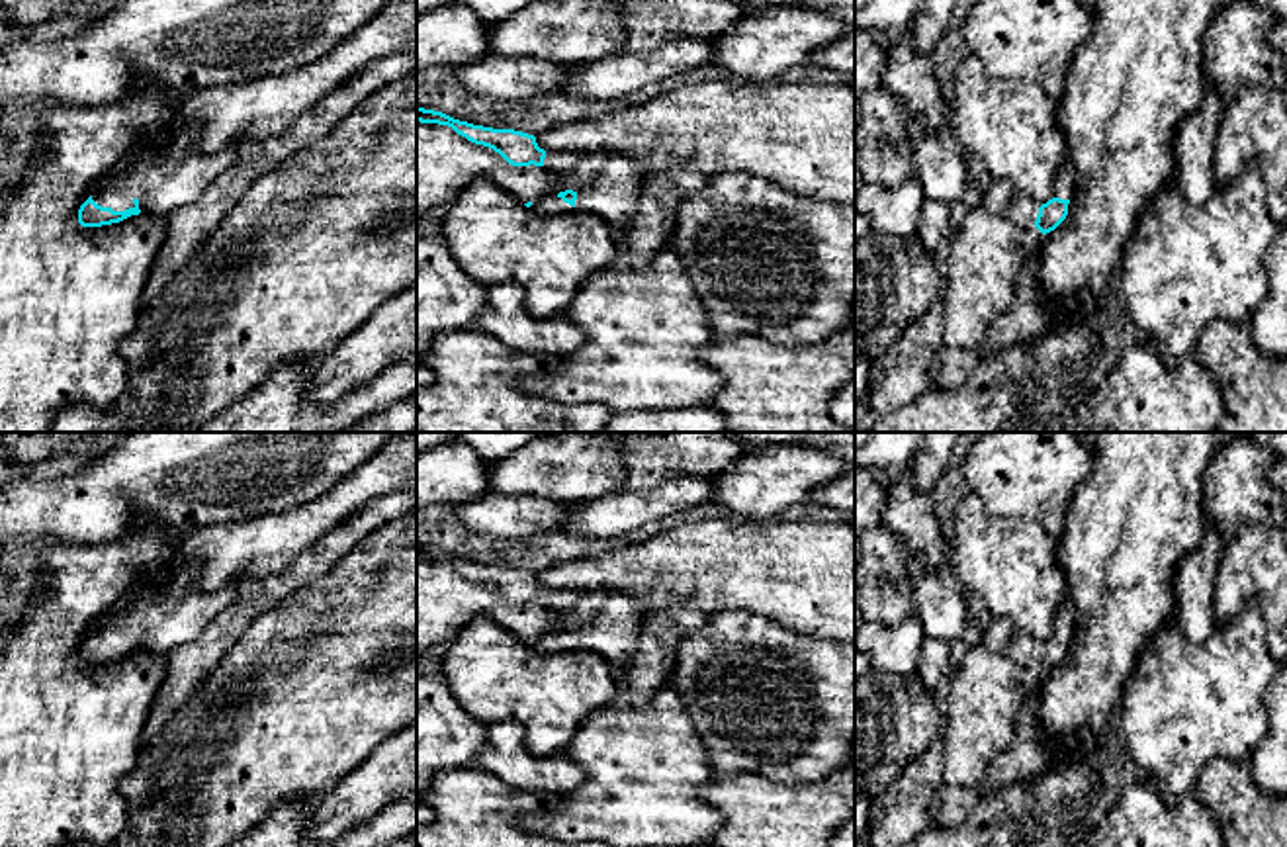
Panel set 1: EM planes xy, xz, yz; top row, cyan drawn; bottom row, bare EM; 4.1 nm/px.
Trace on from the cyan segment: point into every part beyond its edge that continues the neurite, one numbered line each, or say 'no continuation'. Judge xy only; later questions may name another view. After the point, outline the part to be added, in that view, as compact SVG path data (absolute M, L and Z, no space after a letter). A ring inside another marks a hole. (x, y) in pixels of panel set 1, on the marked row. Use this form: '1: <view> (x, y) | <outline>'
1: xy (165, 180) | M198 123L180 129L164 153L145 153L131 162L104 190L92 194L102 207L125 211L137 207L156 219L166 219L176 207L200 200L205 188L237 158L237 147L215 153L194 153L190 149Z

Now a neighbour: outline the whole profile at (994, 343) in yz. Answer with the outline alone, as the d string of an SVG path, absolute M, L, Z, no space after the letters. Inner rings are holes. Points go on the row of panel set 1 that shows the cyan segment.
M1041 246L1017 278L1015 299L986 333L986 340L972 350L943 346L937 350L937 374L931 387L956 389L966 383L980 360L996 360L999 352L1021 342L1033 342L1052 321L1039 284Z

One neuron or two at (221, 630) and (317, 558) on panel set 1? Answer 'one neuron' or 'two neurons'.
one neuron

